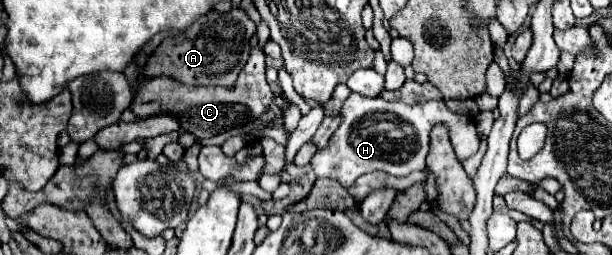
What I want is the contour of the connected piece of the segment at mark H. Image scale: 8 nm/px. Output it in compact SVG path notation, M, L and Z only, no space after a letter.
M352 93L342 105L340 119L340 127L330 137L328 147L312 157L312 169L316 177L336 179L344 189L352 187L360 175L372 171L386 171L396 177L404 177L412 171L422 171L428 153L430 131L438 123L448 127L448 135L458 161L474 155L480 145L476 119L472 115L450 111L444 101L406 105L402 101L386 101L382 97L370 99Z

